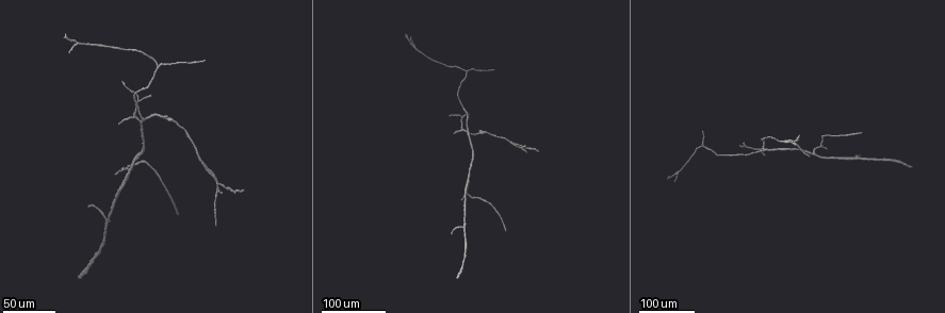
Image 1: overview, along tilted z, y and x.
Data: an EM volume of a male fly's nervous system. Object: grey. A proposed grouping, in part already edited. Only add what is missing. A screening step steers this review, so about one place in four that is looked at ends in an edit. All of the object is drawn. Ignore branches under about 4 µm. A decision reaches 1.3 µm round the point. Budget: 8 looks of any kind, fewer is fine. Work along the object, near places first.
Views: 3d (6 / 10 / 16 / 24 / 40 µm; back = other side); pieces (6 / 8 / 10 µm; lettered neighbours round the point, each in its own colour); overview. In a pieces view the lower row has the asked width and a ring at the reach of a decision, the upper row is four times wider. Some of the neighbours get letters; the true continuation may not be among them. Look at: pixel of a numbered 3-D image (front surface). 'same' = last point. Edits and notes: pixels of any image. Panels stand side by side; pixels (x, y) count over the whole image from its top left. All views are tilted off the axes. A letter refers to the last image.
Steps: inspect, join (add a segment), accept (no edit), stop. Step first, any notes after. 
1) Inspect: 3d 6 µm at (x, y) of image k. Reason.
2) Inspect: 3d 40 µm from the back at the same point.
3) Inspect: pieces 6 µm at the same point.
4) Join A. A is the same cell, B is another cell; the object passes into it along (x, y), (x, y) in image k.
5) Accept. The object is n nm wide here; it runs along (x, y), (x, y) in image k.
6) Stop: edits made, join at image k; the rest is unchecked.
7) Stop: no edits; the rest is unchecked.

Inspect: 3d 40 µm at (409, 38) of image 1. Tapers out.

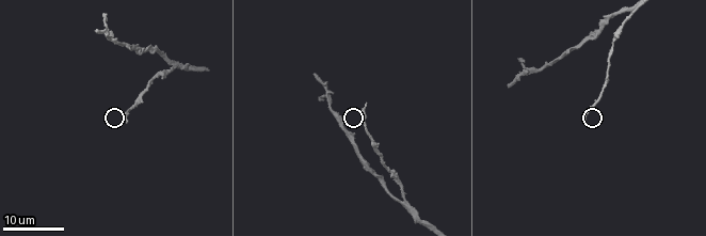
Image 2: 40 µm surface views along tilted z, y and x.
Inspect: pieces 8 µm at (366, 103) of image 2.

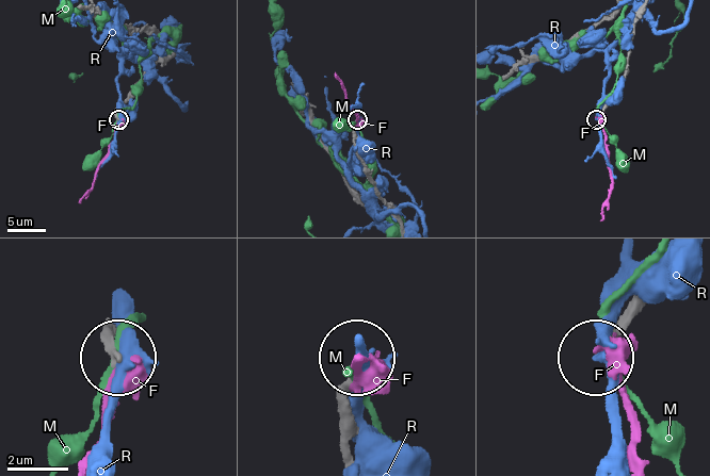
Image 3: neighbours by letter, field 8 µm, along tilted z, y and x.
Accept. The object is 160 nm wide here; F, M and R are other cells; no lettered segment goes on from it.

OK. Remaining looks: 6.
Inspect: 3d 16 µm at (96, 29) of image 2. An open end.

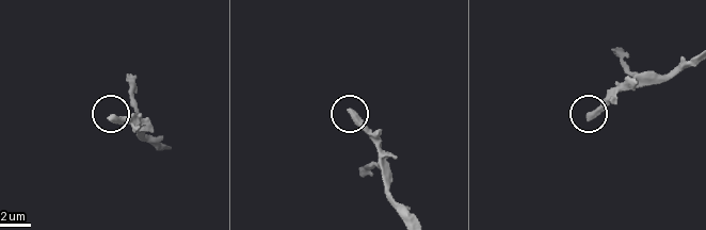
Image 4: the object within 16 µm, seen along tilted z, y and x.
Inspect: 3d 6 µm at (589, 117) of image 4.

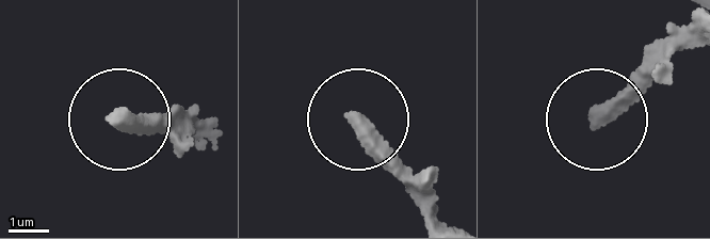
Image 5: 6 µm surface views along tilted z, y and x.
Inspect: pieces 10 µm at (114, 119) of image 5. See the neighbours.

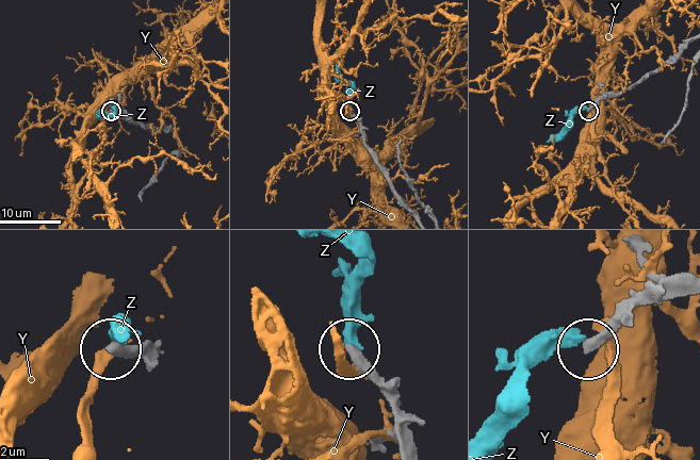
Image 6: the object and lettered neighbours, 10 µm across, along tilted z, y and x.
Accept. The object is 380 nm wide here; Y and Z are other cells; no lettered segment goes on from it.

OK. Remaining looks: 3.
Inspect: 3d 24 µm at (450, 235) of image 1. Free end.

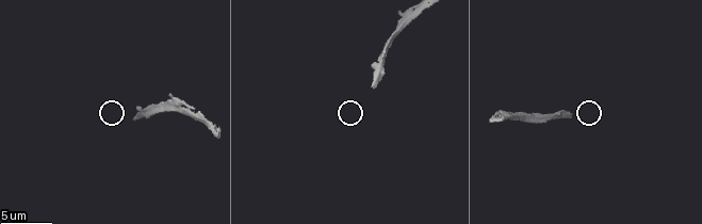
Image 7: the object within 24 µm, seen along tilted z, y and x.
Inspect: pieces 8 µm at (135, 120) of image 7.

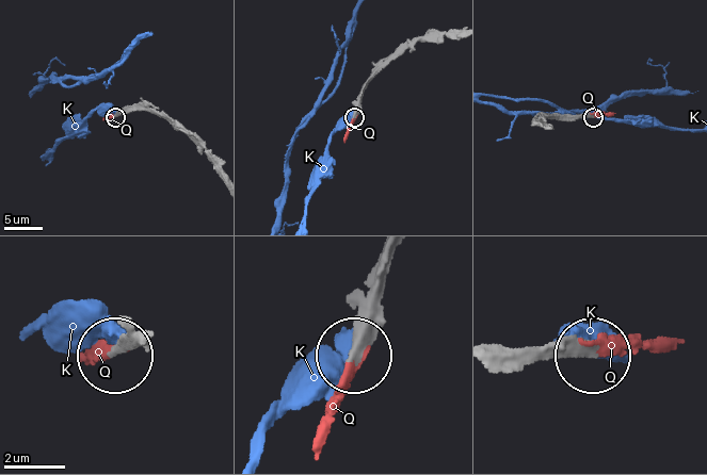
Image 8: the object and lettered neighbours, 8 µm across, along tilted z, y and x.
Join Q. The object is 310 nm wide here; Q is the same cell, K is another cell; it goes on there.

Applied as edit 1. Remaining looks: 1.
Stop: edits made, join at image 8; the rest is unchecked.

